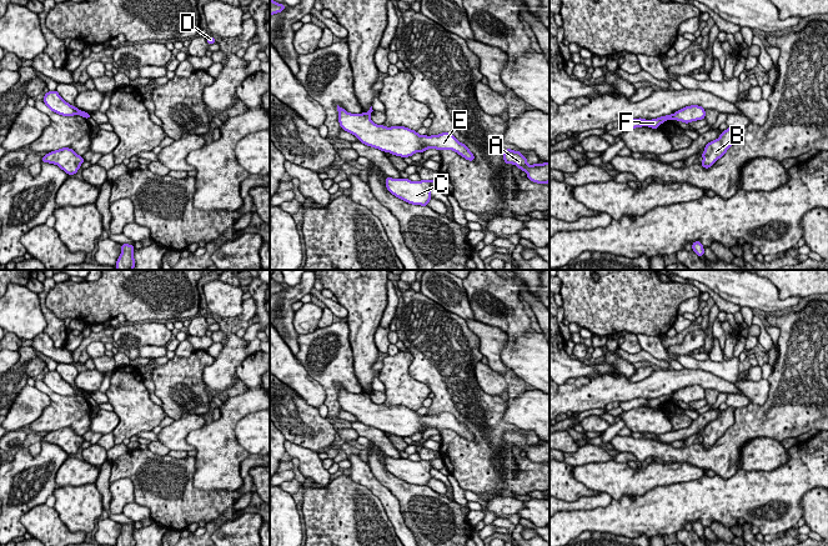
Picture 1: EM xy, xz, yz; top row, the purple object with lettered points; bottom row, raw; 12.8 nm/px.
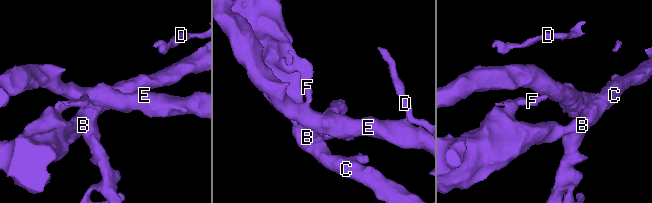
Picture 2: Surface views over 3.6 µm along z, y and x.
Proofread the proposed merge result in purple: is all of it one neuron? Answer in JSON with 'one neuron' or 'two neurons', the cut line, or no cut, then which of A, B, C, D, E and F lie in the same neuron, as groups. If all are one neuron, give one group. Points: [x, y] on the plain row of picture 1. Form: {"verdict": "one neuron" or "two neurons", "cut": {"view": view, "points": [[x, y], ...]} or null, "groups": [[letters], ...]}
{"verdict": "two neurons", "cut": {"view": "yz", "points": [[672, 394], [673, 397]]}, "groups": [["A", "E"], ["B", "C", "D", "F"]]}

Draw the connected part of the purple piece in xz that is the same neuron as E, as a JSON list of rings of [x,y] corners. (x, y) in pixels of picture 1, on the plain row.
[[[337,385],[338,404],[343,411],[355,415],[360,422],[390,432],[401,437],[410,437],[416,432],[428,429],[452,430],[468,441],[475,441],[470,429],[460,422],[452,414],[420,415],[417,411],[405,406],[377,405],[371,400],[370,394],[351,394]]]

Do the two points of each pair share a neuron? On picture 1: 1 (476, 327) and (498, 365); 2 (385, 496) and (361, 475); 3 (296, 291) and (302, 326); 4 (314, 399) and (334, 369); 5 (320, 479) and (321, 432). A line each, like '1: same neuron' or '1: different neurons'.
1: same neuron
2: same neuron
3: different neurons
4: different neurons
5: different neurons

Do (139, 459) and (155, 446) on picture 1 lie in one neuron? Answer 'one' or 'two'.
two

